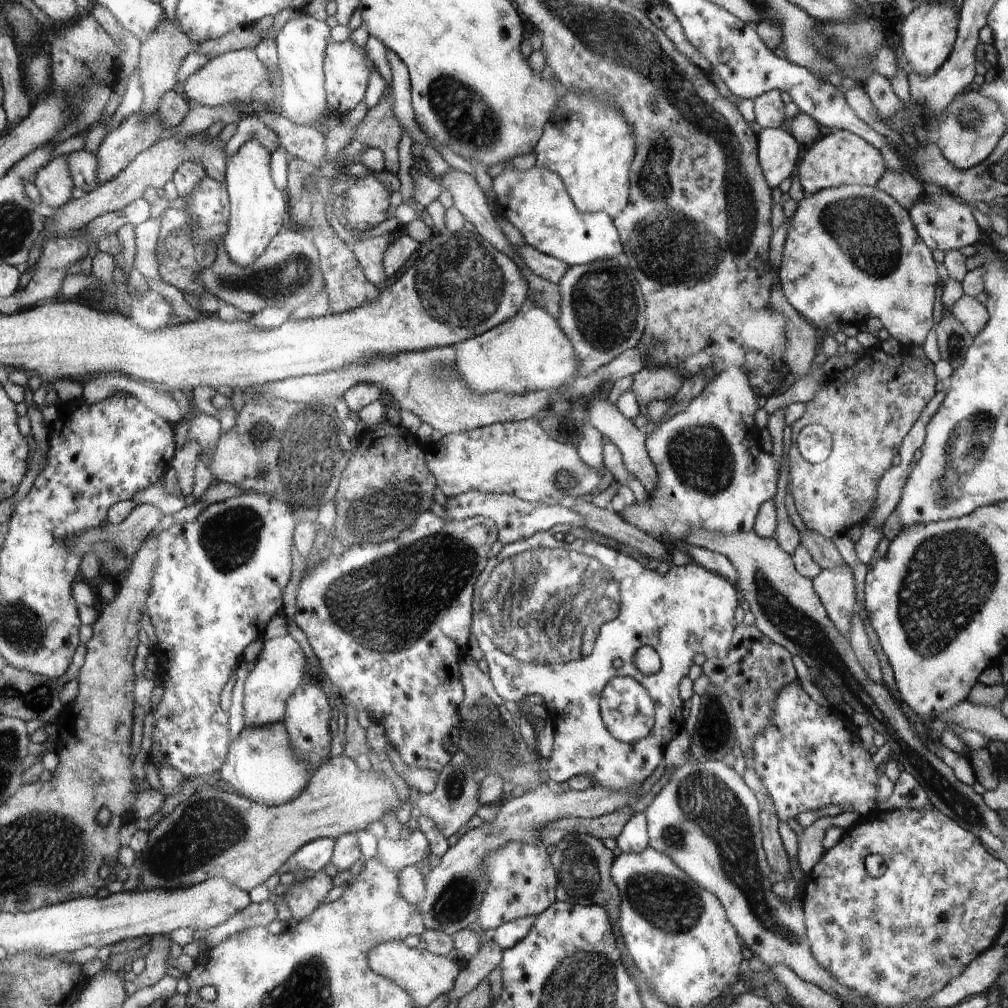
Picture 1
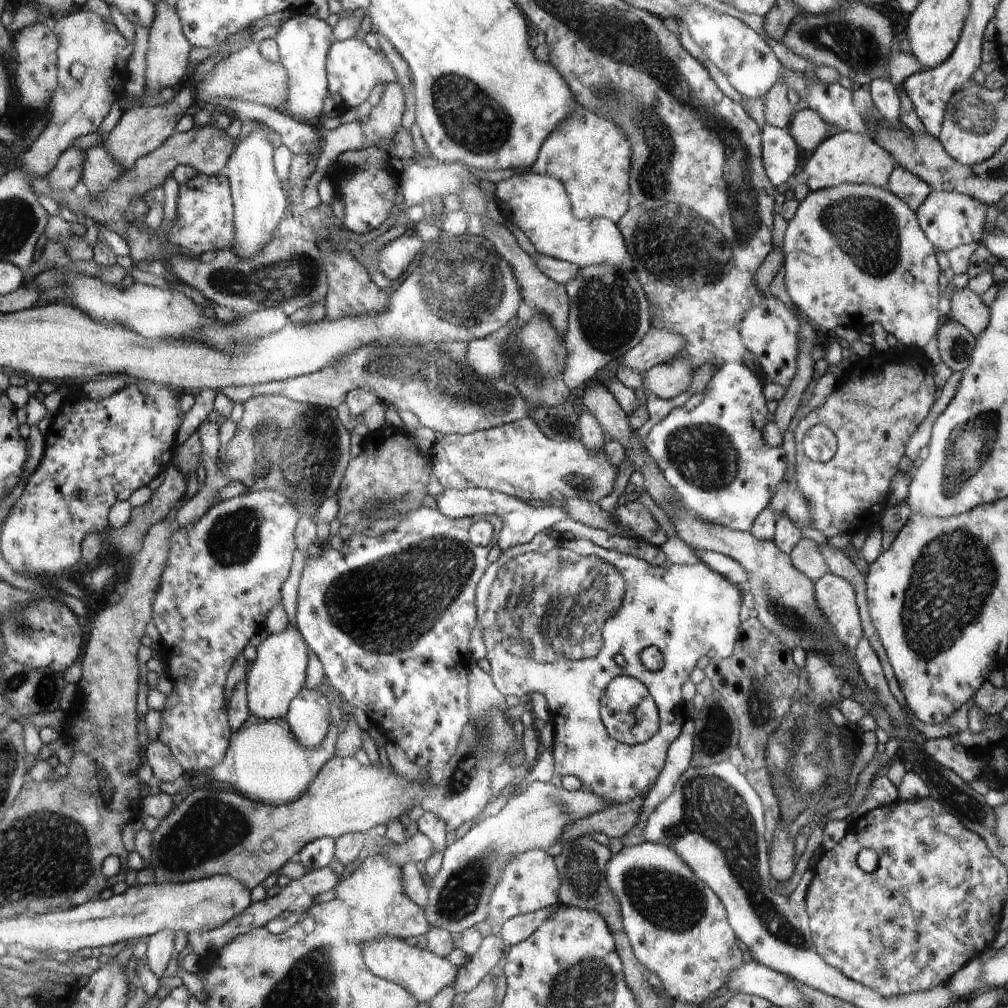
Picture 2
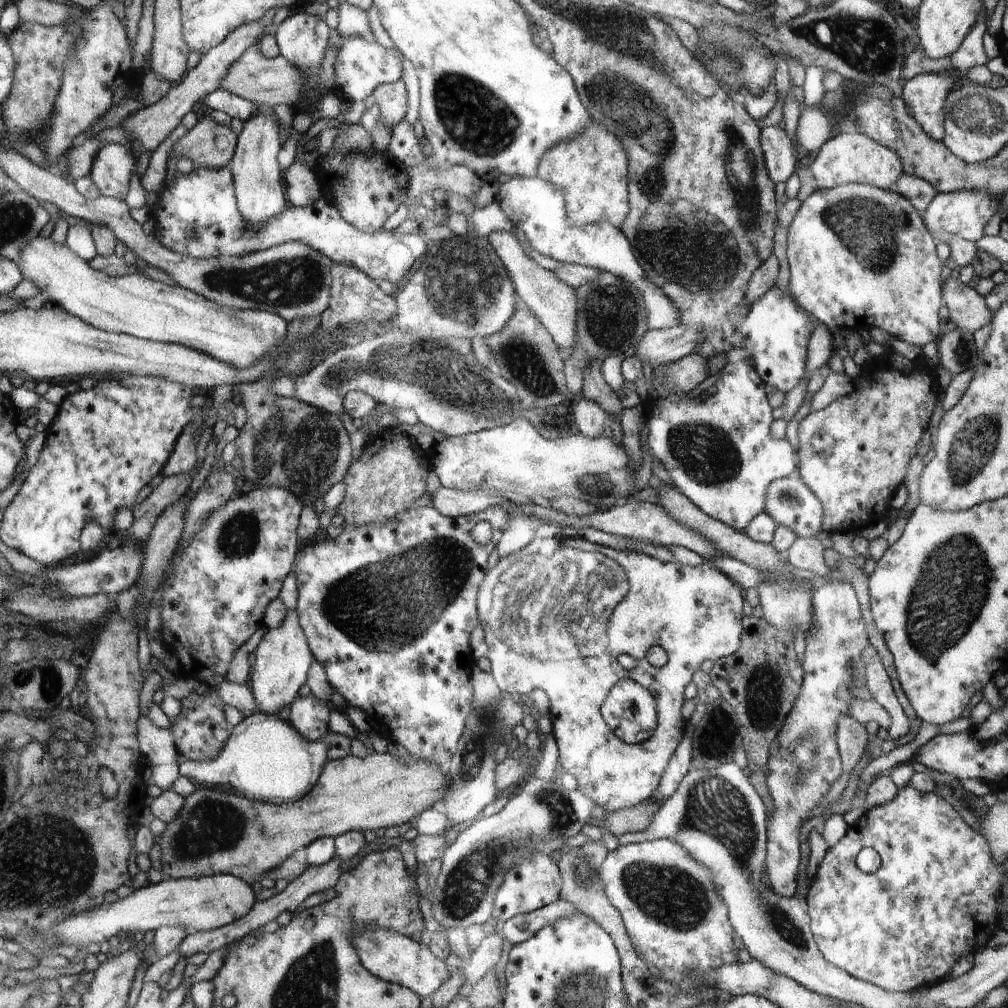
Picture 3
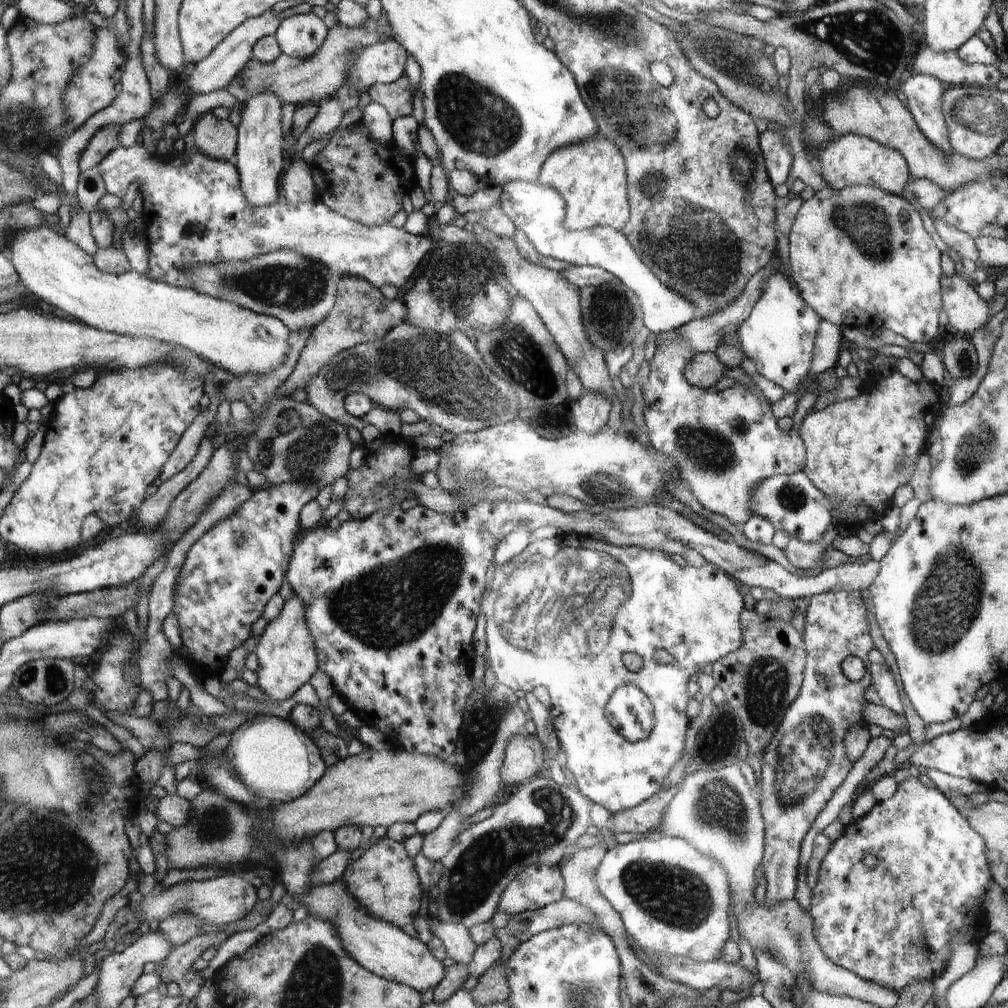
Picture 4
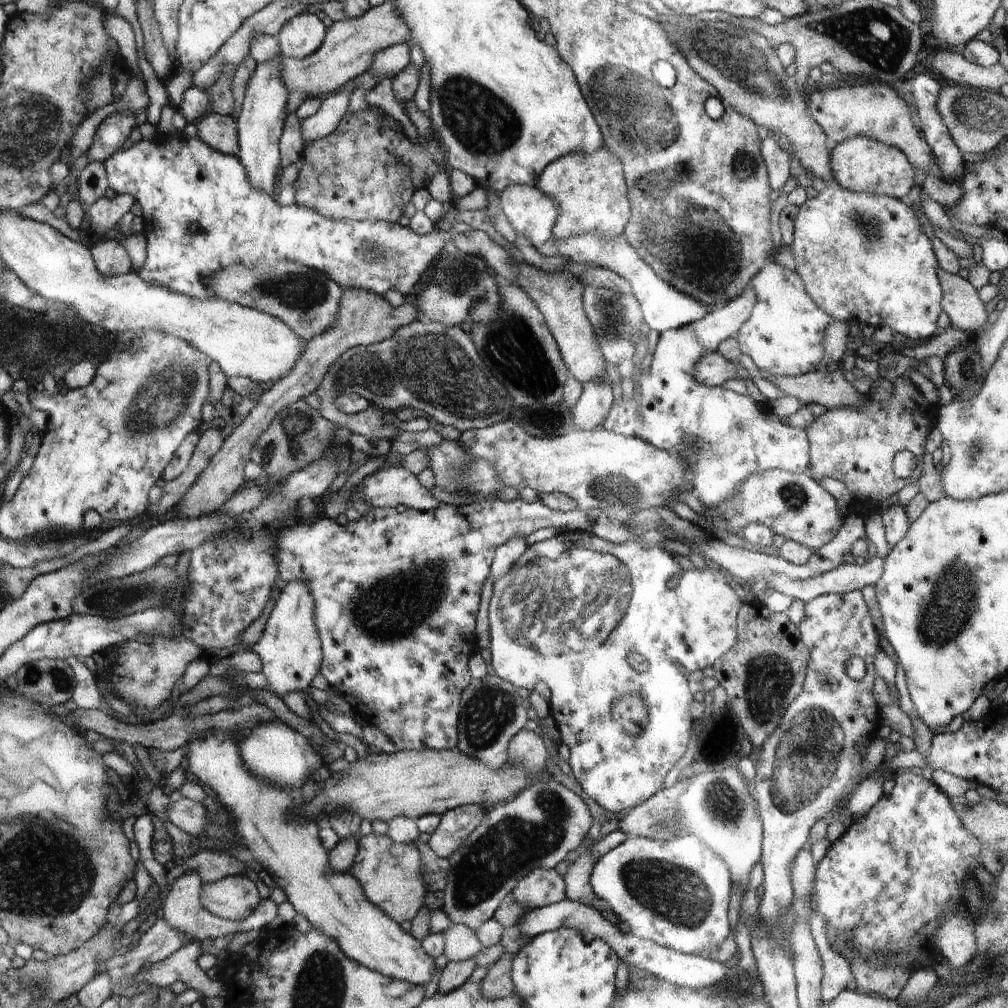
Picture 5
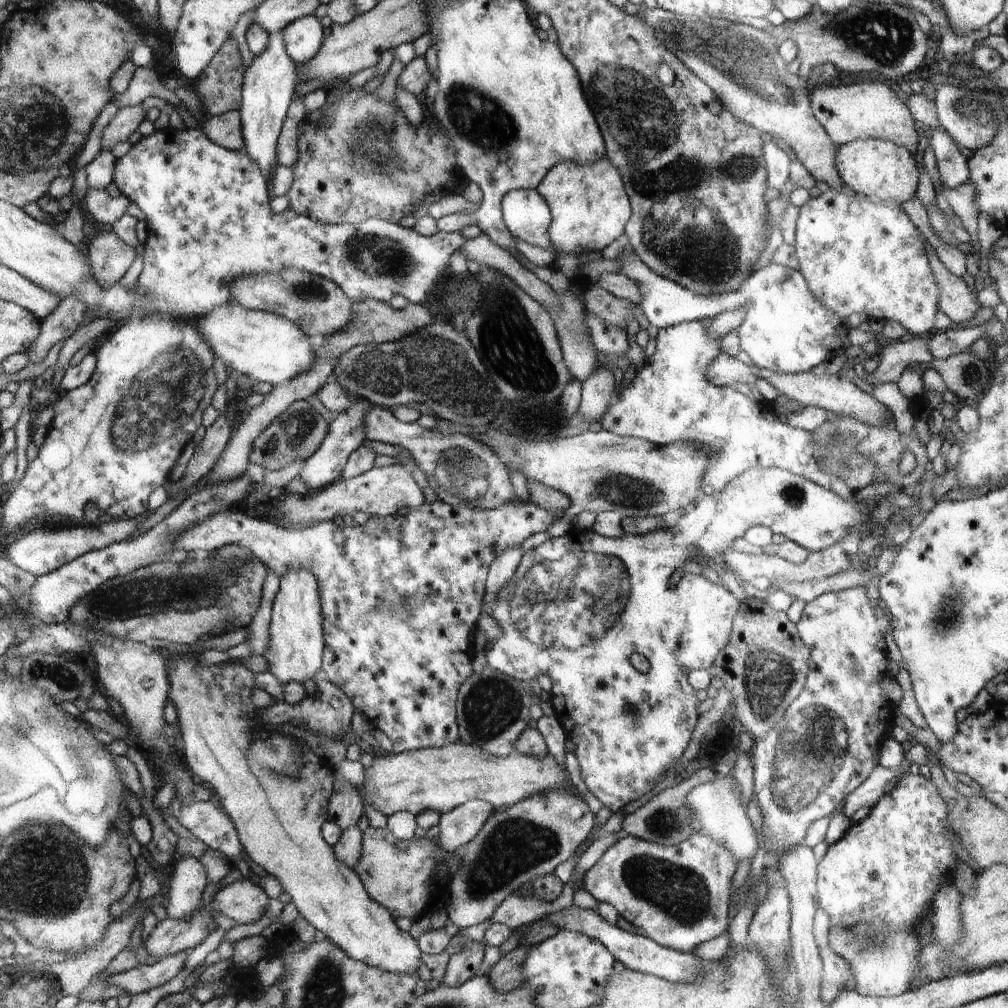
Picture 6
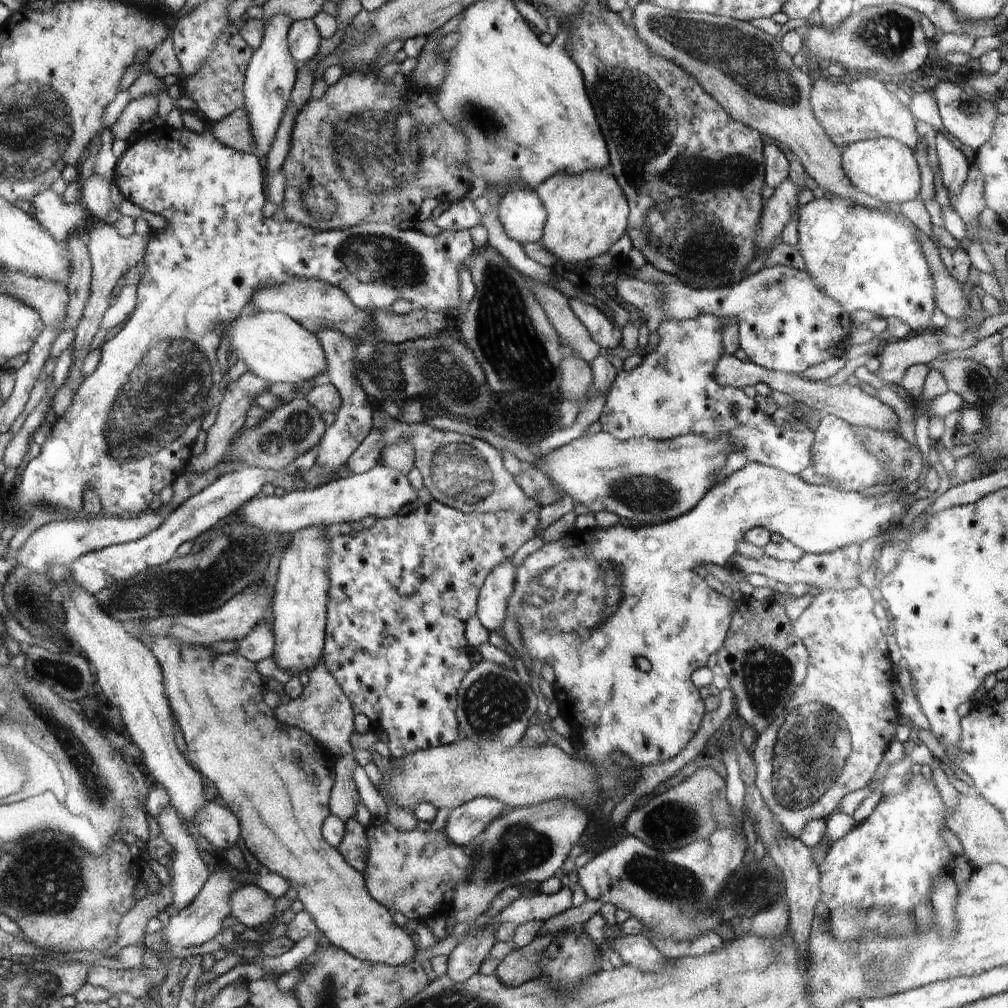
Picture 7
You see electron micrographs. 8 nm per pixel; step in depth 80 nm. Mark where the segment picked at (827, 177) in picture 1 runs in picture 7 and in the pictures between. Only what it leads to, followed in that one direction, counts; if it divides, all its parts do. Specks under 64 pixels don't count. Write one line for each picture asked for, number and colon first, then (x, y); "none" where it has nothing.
2: (847, 157)
3: (854, 157)
4: (852, 160)
5: (860, 163)
6: (880, 169)
7: (885, 169)

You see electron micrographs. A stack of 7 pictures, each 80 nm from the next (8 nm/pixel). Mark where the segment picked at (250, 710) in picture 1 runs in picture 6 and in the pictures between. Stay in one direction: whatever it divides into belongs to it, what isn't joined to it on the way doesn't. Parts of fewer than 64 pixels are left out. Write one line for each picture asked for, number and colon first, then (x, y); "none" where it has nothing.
2: (277, 675)
3: (283, 657)
4: (287, 658)
5: (290, 649)
6: (296, 642)

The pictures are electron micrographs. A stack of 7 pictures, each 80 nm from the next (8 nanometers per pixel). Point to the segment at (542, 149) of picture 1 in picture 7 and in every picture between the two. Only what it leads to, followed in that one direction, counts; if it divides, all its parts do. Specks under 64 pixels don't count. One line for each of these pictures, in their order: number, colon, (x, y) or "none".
2: (586, 150)
3: (594, 185)
4: (591, 179)
5: (591, 192)
6: (589, 209)
7: (586, 213)

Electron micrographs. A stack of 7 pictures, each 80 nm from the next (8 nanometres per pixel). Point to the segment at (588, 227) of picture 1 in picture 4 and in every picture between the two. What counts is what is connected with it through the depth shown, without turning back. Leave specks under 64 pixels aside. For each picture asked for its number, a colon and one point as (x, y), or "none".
2: (537, 204)
3: (535, 206)
4: (536, 209)

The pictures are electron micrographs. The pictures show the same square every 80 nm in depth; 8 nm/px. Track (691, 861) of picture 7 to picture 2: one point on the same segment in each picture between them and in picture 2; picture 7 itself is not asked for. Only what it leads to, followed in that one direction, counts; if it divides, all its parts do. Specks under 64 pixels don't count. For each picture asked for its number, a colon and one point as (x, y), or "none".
2: (677, 927)
3: (675, 916)
4: (673, 901)
5: (675, 893)
6: (677, 896)

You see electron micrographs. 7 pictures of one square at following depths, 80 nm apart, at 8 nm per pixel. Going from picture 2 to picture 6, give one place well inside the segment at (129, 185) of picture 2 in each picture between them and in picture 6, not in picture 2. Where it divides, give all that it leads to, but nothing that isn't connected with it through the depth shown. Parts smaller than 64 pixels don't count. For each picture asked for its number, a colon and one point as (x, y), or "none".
3: (209, 144)
4: (216, 138)
5: (220, 132)
6: (224, 130)

